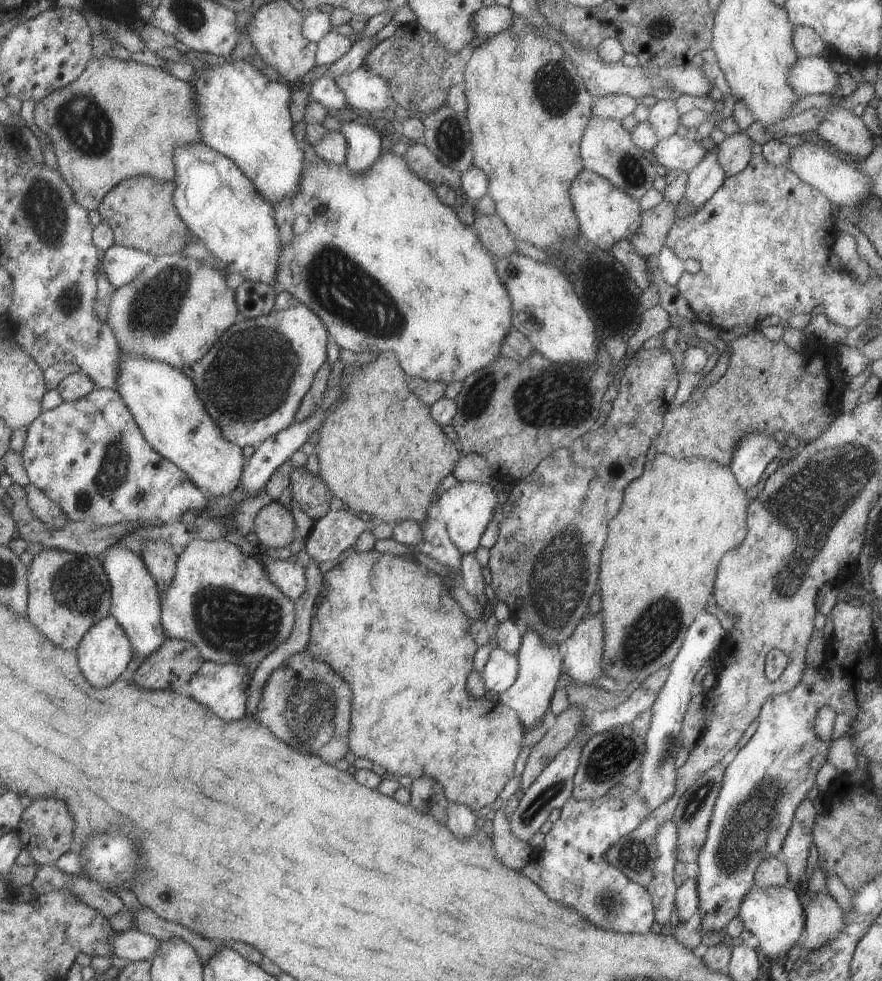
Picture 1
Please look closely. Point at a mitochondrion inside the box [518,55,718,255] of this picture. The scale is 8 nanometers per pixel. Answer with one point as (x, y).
(556, 90)

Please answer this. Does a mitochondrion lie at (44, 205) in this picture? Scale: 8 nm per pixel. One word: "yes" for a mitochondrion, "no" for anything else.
yes

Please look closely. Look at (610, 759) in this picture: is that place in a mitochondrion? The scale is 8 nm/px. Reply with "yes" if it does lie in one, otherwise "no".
yes

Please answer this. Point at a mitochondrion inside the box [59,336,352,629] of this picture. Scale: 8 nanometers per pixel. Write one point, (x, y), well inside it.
(113, 472)

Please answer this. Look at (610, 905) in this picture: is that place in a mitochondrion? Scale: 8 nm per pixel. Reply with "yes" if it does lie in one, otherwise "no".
yes

